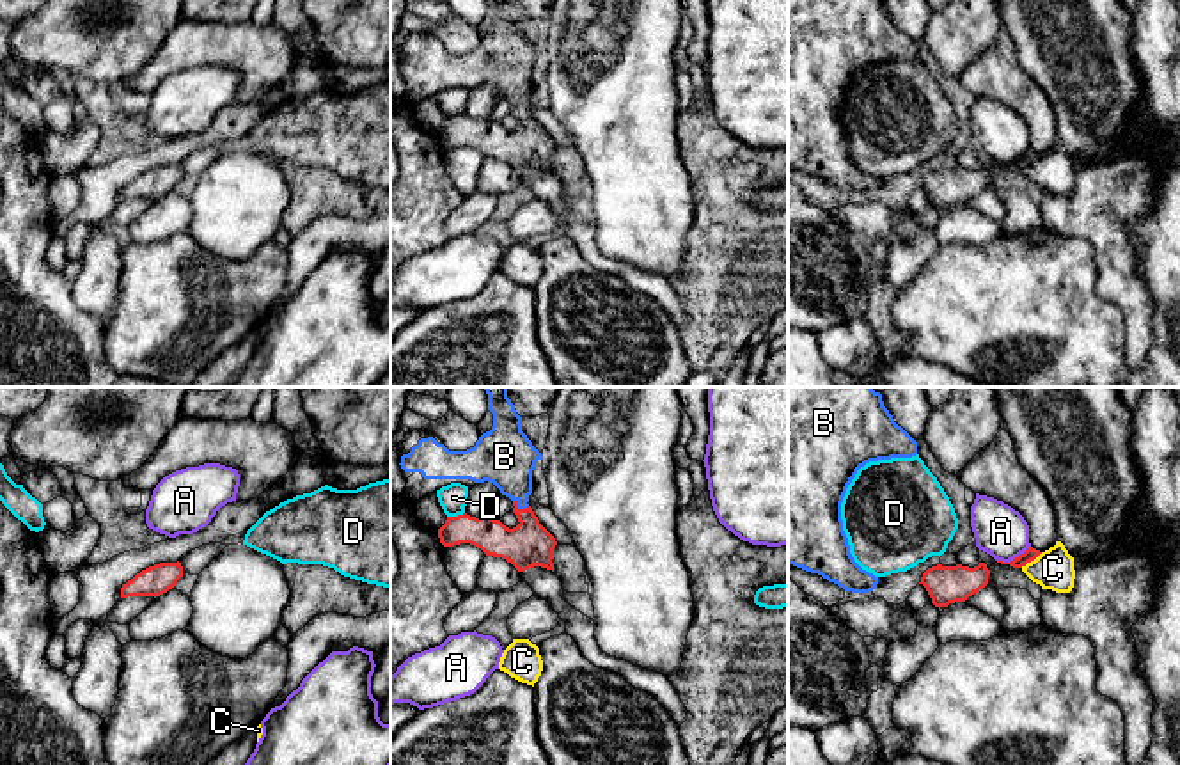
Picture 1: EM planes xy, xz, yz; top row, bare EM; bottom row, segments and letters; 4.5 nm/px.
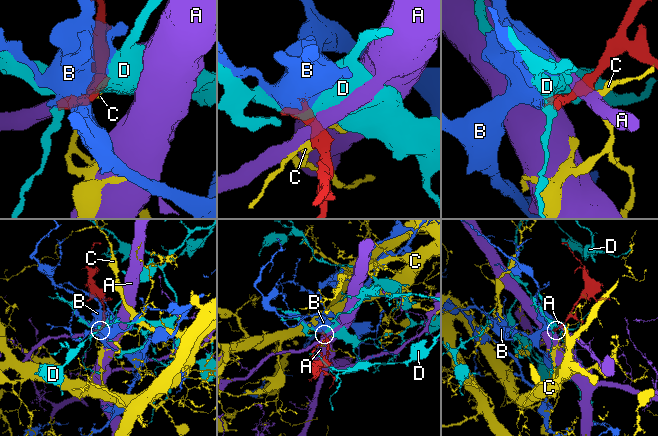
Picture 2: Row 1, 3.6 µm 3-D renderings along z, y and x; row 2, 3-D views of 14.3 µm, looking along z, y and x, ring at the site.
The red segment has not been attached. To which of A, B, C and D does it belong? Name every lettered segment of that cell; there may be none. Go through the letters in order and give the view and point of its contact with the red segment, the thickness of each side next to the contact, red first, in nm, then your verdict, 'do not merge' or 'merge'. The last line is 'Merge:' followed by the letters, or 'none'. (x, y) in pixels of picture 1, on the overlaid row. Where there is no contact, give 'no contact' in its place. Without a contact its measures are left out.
A: yz (1014, 559) | 60/240 nm | do not merge
B: xz (520, 510) | 200/260 nm | merge
C: yz (1031, 559) | 60/180 nm | do not merge
D: xz (455, 517) | 160/130 nm | do not merge
Merge: B

